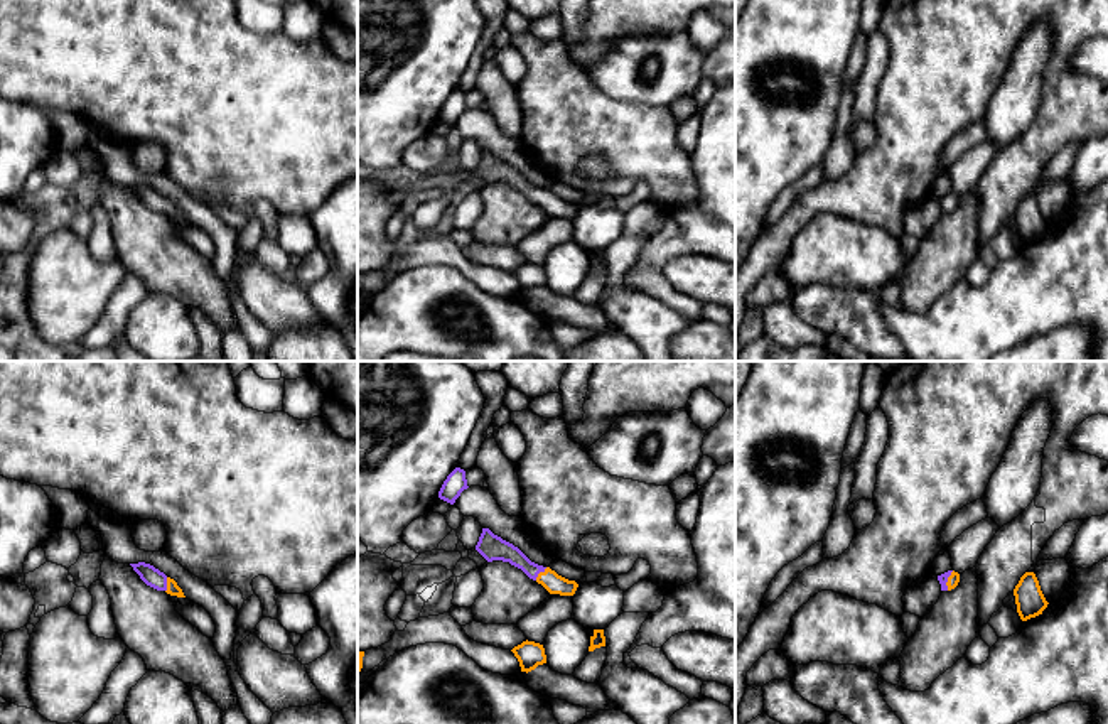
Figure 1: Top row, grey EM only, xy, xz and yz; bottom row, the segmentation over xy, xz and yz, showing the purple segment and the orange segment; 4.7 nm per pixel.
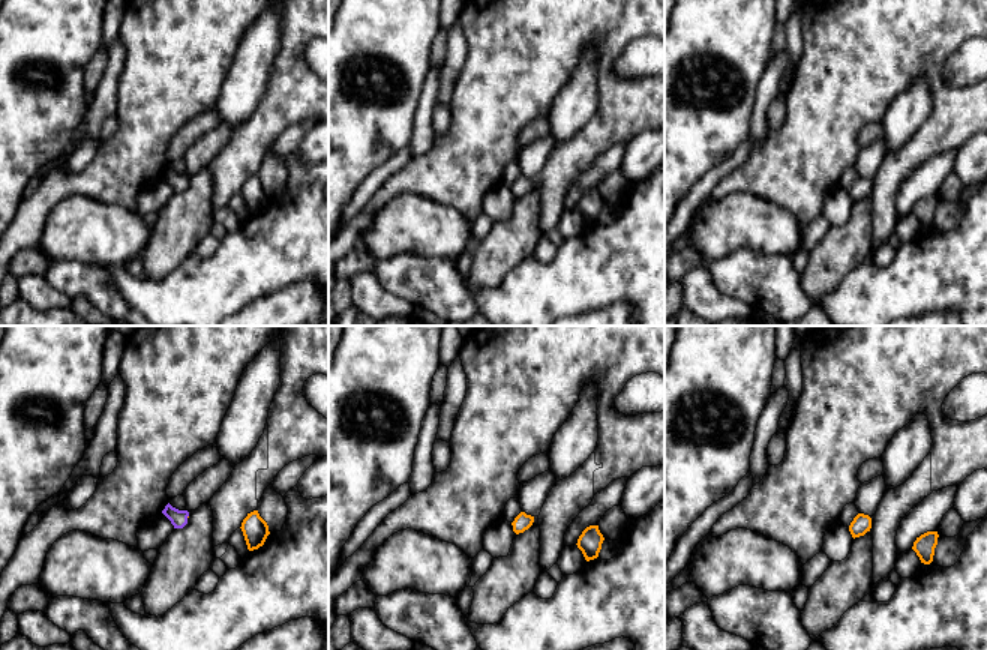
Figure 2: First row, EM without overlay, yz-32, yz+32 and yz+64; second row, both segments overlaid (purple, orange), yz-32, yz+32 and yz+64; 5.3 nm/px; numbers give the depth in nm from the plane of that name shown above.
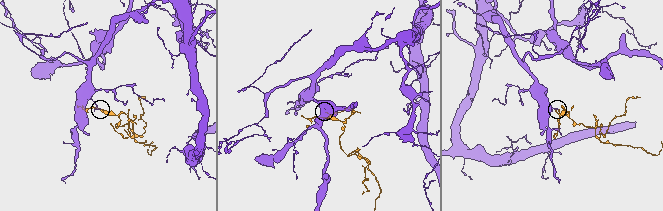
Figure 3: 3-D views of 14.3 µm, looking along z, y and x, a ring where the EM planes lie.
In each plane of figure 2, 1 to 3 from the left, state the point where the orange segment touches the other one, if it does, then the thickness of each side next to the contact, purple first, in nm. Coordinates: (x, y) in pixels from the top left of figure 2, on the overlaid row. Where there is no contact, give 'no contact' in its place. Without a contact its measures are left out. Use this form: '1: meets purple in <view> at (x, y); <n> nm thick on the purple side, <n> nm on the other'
1: no contact
2: no contact
3: no contact

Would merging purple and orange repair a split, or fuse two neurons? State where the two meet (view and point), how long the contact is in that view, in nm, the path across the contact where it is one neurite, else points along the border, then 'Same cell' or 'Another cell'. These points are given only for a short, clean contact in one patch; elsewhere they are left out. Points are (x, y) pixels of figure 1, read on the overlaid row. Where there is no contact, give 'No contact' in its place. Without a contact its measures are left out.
Touches purple at xz (540, 571). Shared border 90 nm. Path across: xz (494, 547), (540, 571), (555, 584). Same cell

